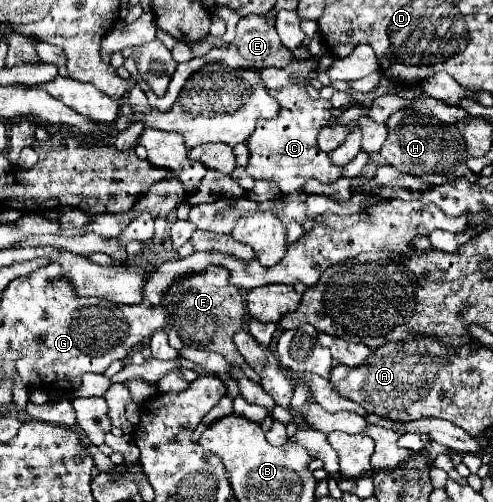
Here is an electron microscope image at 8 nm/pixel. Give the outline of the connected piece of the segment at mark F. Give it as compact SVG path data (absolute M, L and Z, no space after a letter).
M210 266L204 274L192 274L174 282L164 296L166 326L174 328L182 338L184 346L194 346L198 350L214 350L222 354L230 364L244 370L252 382L260 382L260 376L244 362L236 344L232 342L238 326L244 324L244 296L242 290L228 282L228 270L220 266Z

